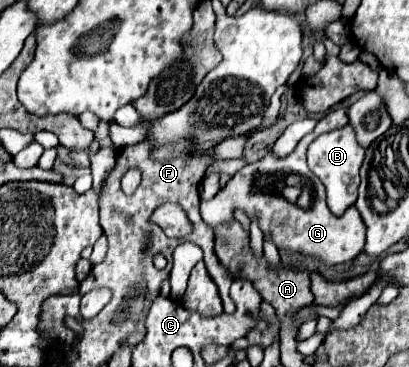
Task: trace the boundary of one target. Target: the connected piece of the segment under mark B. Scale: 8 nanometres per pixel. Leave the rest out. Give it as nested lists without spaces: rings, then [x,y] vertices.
[[[352,125],[324,133],[310,143],[308,167],[326,187],[326,203],[328,203],[328,209],[332,211],[332,215],[340,217],[348,207],[352,207],[356,203],[358,185],[360,185],[358,171],[360,171],[362,161],[364,161],[364,149],[356,141],[356,133],[354,133]]]

